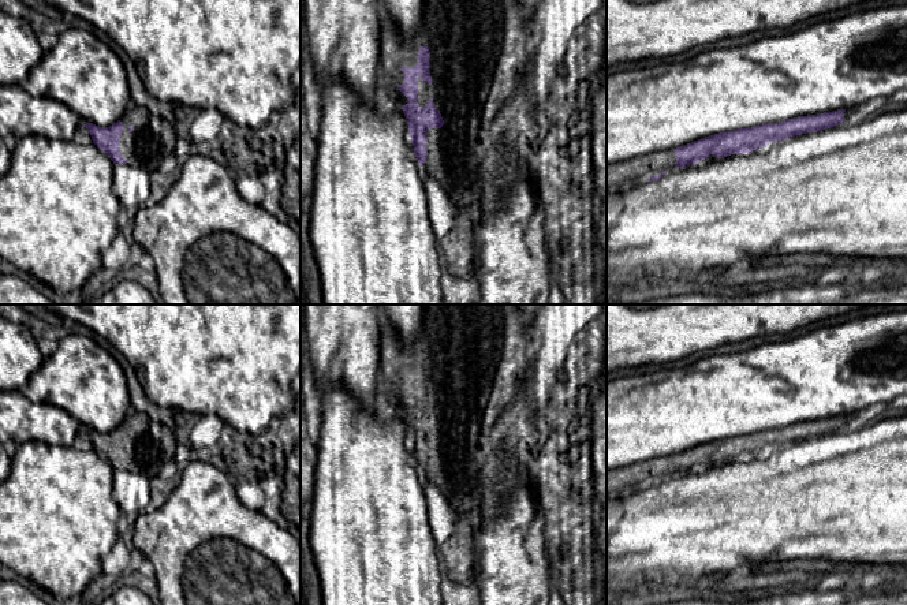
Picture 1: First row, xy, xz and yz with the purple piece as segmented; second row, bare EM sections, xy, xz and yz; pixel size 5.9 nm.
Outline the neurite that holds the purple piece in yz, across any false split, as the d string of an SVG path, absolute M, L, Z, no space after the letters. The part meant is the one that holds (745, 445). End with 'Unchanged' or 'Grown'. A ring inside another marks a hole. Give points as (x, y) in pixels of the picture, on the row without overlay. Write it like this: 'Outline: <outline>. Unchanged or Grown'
Outline: M837 415L833 418L824 418L817 421L799 422L780 429L761 430L747 434L739 434L734 437L720 438L694 447L688 451L682 451L676 455L665 455L661 458L653 458L632 464L626 464L617 468L606 470L606 500L617 500L630 496L632 492L660 485L665 478L675 474L682 474L708 464L710 460L724 464L731 460L749 459L758 453L766 452L770 448L781 447L788 442L814 438L825 434L831 434L843 429L846 415Z. Grown

